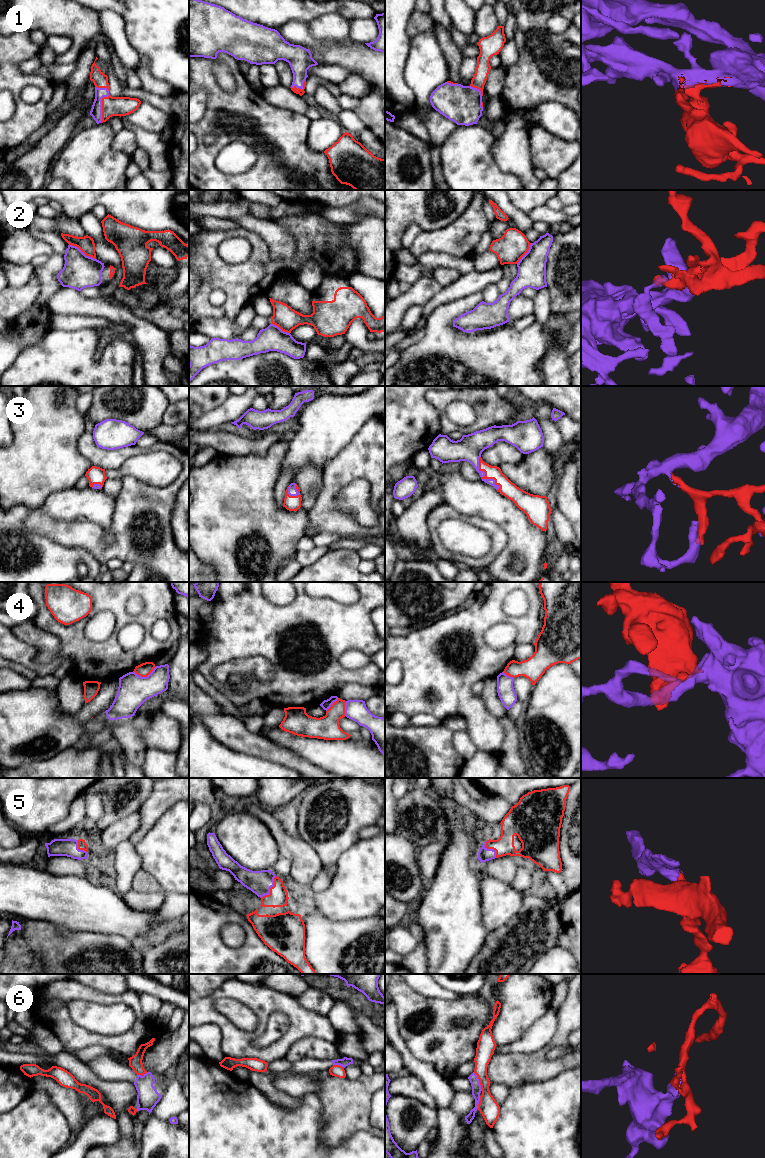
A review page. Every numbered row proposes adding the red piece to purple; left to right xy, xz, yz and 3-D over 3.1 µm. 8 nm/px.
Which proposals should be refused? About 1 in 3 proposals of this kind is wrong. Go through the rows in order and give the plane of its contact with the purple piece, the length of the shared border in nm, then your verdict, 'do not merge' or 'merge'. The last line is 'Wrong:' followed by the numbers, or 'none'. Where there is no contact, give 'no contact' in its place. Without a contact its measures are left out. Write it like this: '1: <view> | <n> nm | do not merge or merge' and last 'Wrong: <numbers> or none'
1: xy | 240 nm | merge
2: xy | 240 nm | merge
3: yz | 300 nm | merge
4: xy | 200 nm | do not merge
5: xz | 220 nm | merge
6: yz | 170 nm | do not merge
Wrong: 4, 6

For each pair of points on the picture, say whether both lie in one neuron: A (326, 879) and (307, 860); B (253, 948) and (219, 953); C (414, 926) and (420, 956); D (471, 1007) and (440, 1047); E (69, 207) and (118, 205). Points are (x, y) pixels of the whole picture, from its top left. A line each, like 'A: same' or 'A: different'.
A: different
B: same
C: same
D: same
E: same

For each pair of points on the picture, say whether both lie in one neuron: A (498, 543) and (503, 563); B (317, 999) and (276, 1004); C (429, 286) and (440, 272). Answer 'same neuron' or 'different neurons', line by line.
A: different neurons
B: different neurons
C: different neurons

